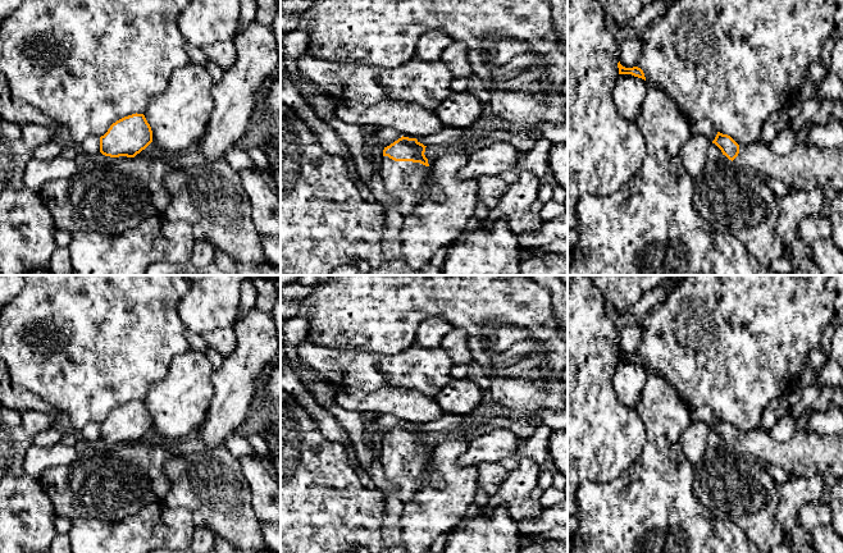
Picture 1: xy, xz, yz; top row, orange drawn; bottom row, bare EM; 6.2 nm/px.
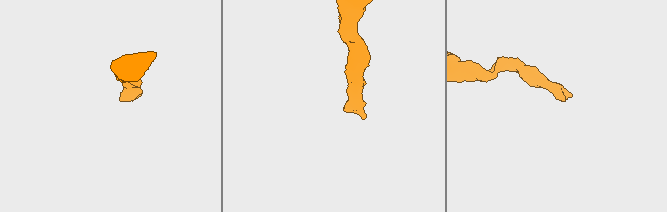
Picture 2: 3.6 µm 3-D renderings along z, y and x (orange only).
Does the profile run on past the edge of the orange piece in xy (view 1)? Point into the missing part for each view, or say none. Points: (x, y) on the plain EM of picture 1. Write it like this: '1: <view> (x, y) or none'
1: none

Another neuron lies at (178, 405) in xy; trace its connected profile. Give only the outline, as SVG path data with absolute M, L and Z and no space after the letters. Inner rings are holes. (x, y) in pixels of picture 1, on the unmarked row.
M204 352L176 356L167 376L149 389L145 405L152 417L152 431L179 440L205 420L213 397L214 369Z

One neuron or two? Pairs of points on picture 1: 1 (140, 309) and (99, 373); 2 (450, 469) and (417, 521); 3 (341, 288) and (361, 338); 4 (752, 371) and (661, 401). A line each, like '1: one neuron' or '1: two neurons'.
1: one neuron
2: one neuron
3: one neuron
4: two neurons

